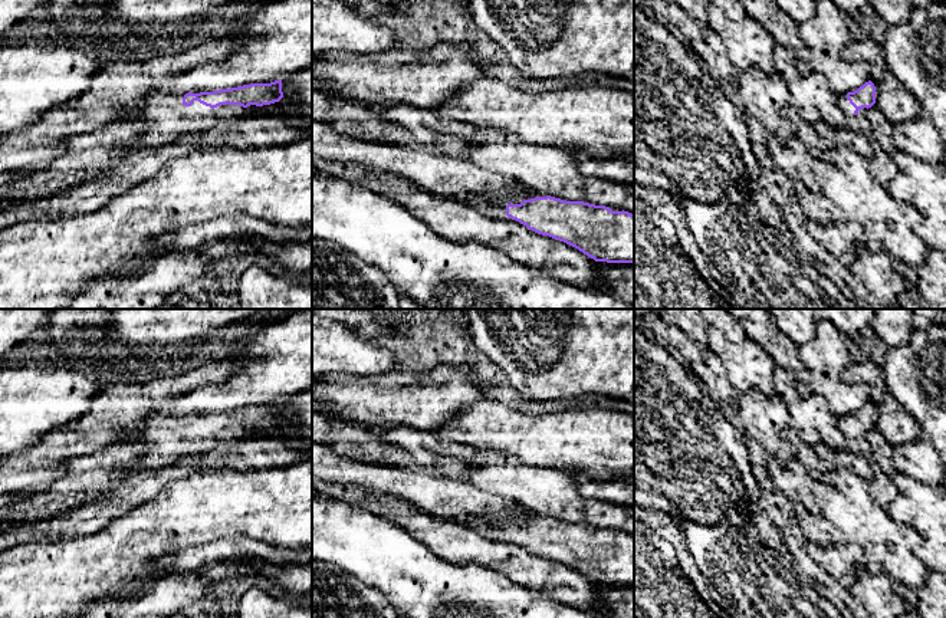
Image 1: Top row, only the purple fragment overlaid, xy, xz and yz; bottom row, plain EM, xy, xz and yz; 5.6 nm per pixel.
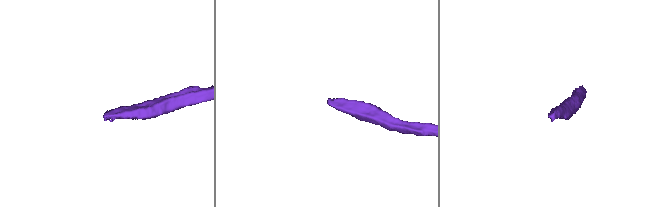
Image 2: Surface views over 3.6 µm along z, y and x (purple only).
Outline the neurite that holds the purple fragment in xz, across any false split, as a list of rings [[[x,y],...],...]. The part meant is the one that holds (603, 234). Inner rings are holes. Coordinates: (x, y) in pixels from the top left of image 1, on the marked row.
[[[531,191],[510,200],[490,203],[482,195],[450,195],[476,207],[483,216],[520,223],[538,234],[564,241],[595,262],[634,263],[634,216],[620,207],[595,206],[584,201],[564,201],[546,194]]]

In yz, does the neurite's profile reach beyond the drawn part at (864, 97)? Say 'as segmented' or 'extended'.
extended

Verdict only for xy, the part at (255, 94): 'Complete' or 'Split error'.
Split error

